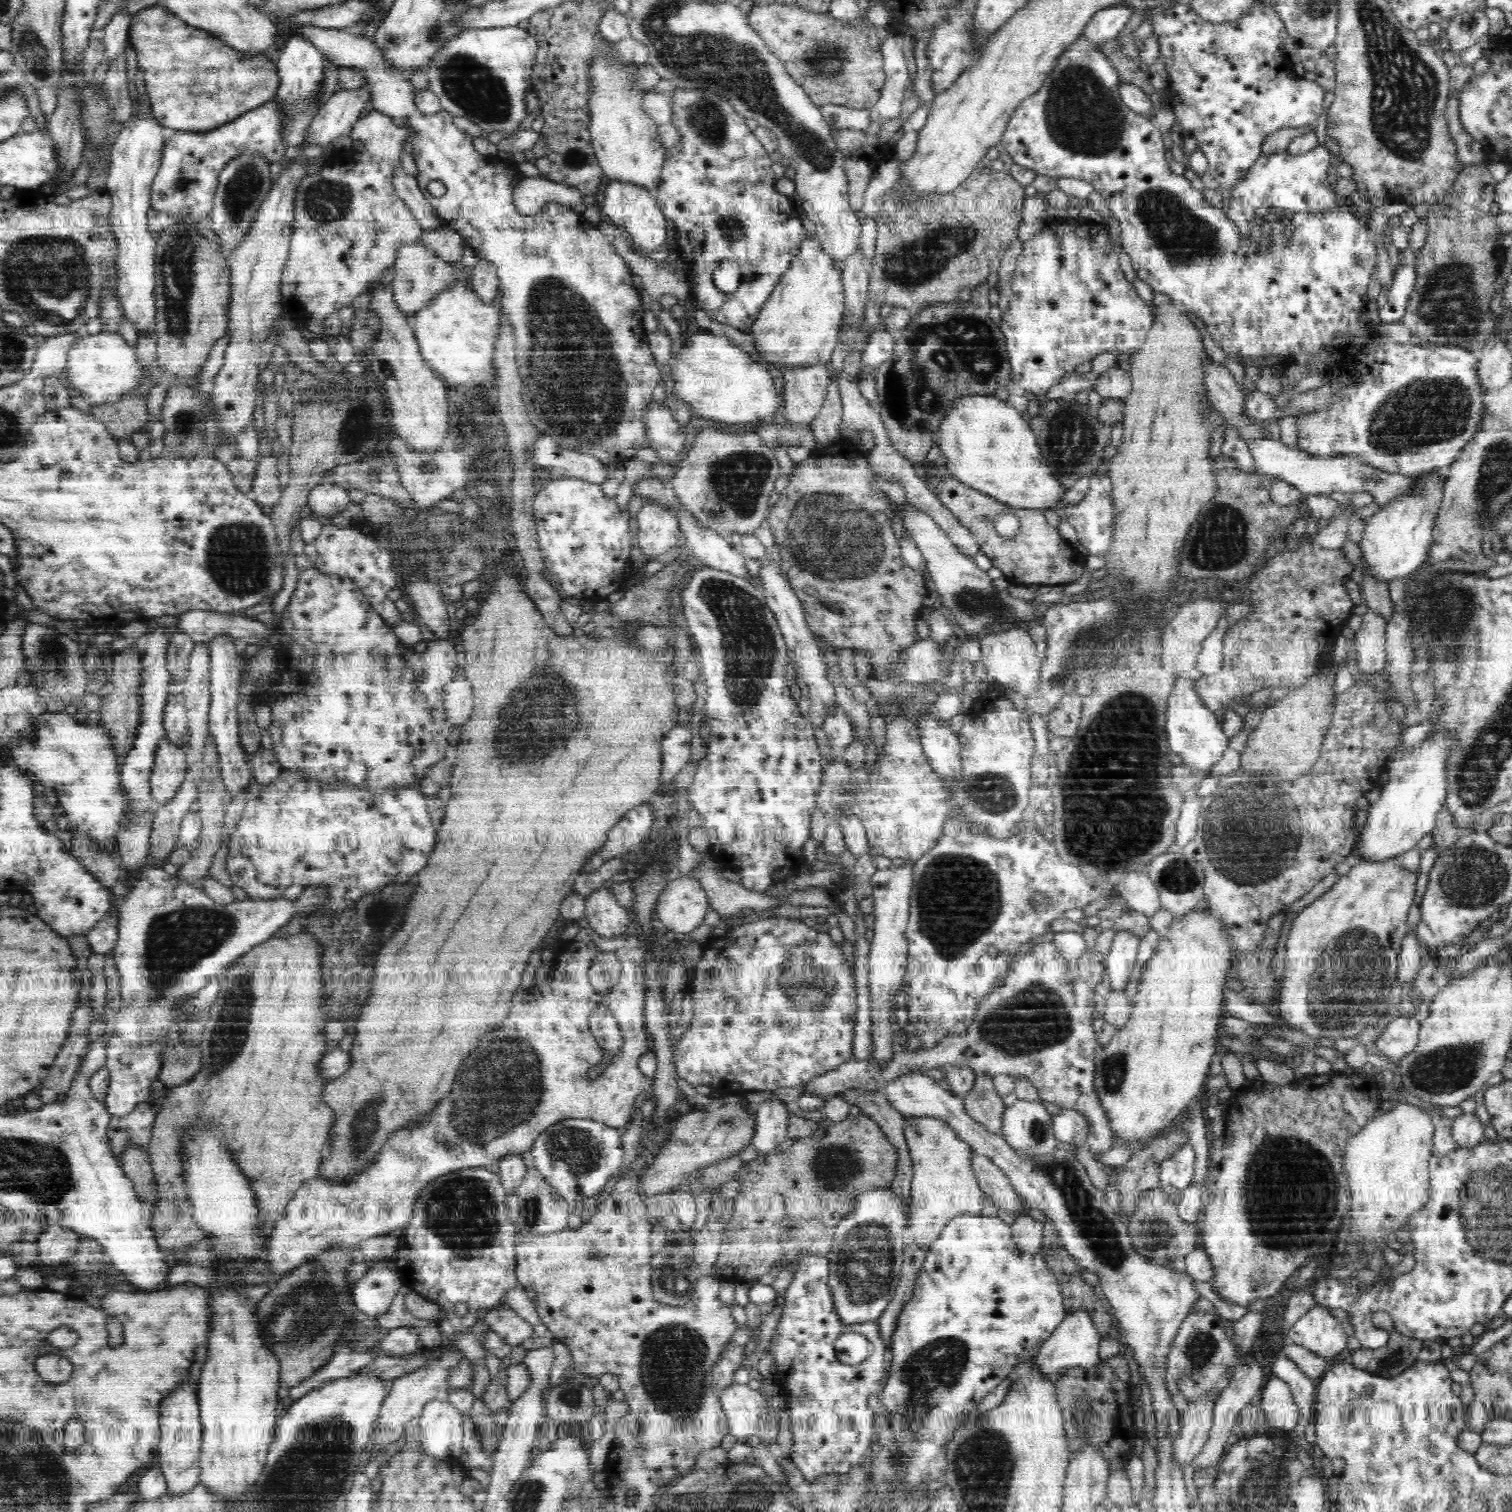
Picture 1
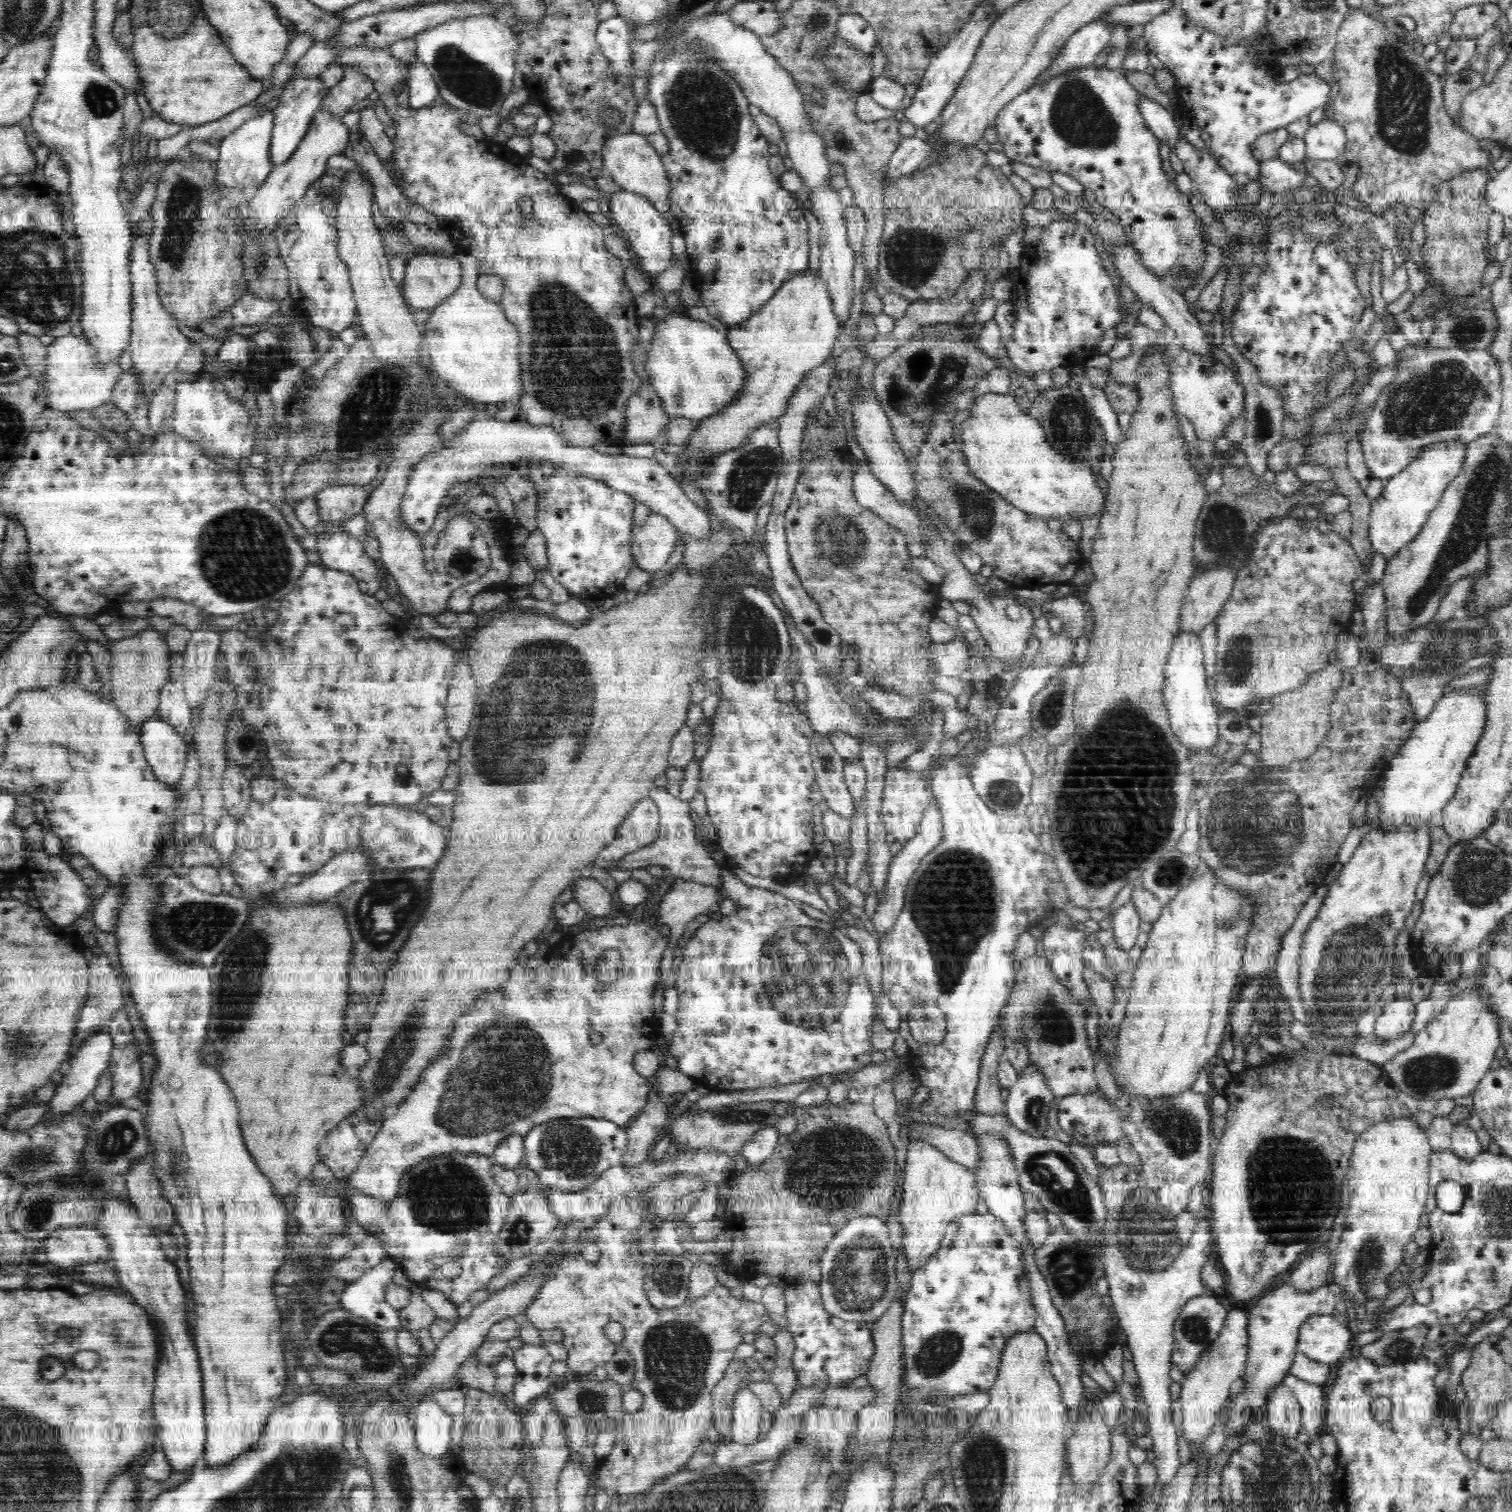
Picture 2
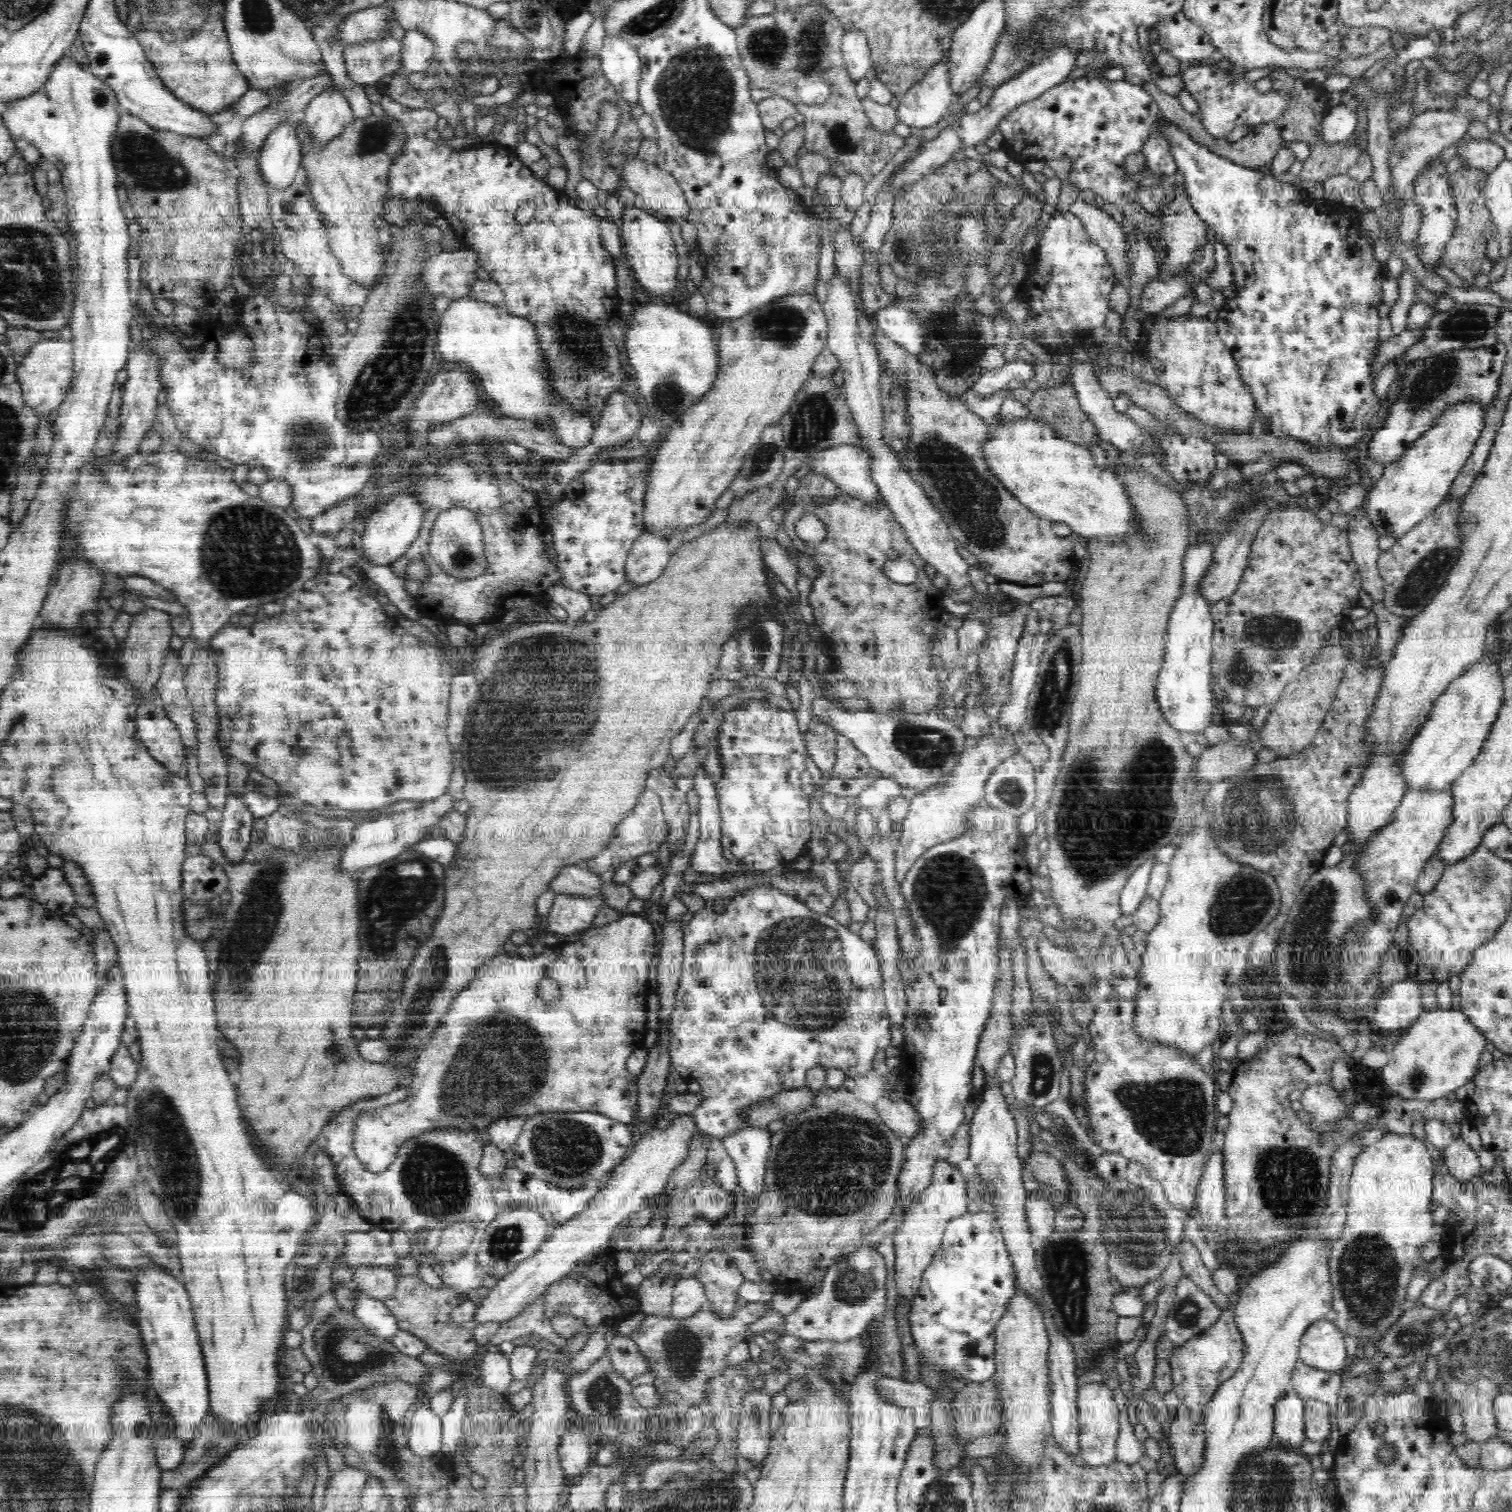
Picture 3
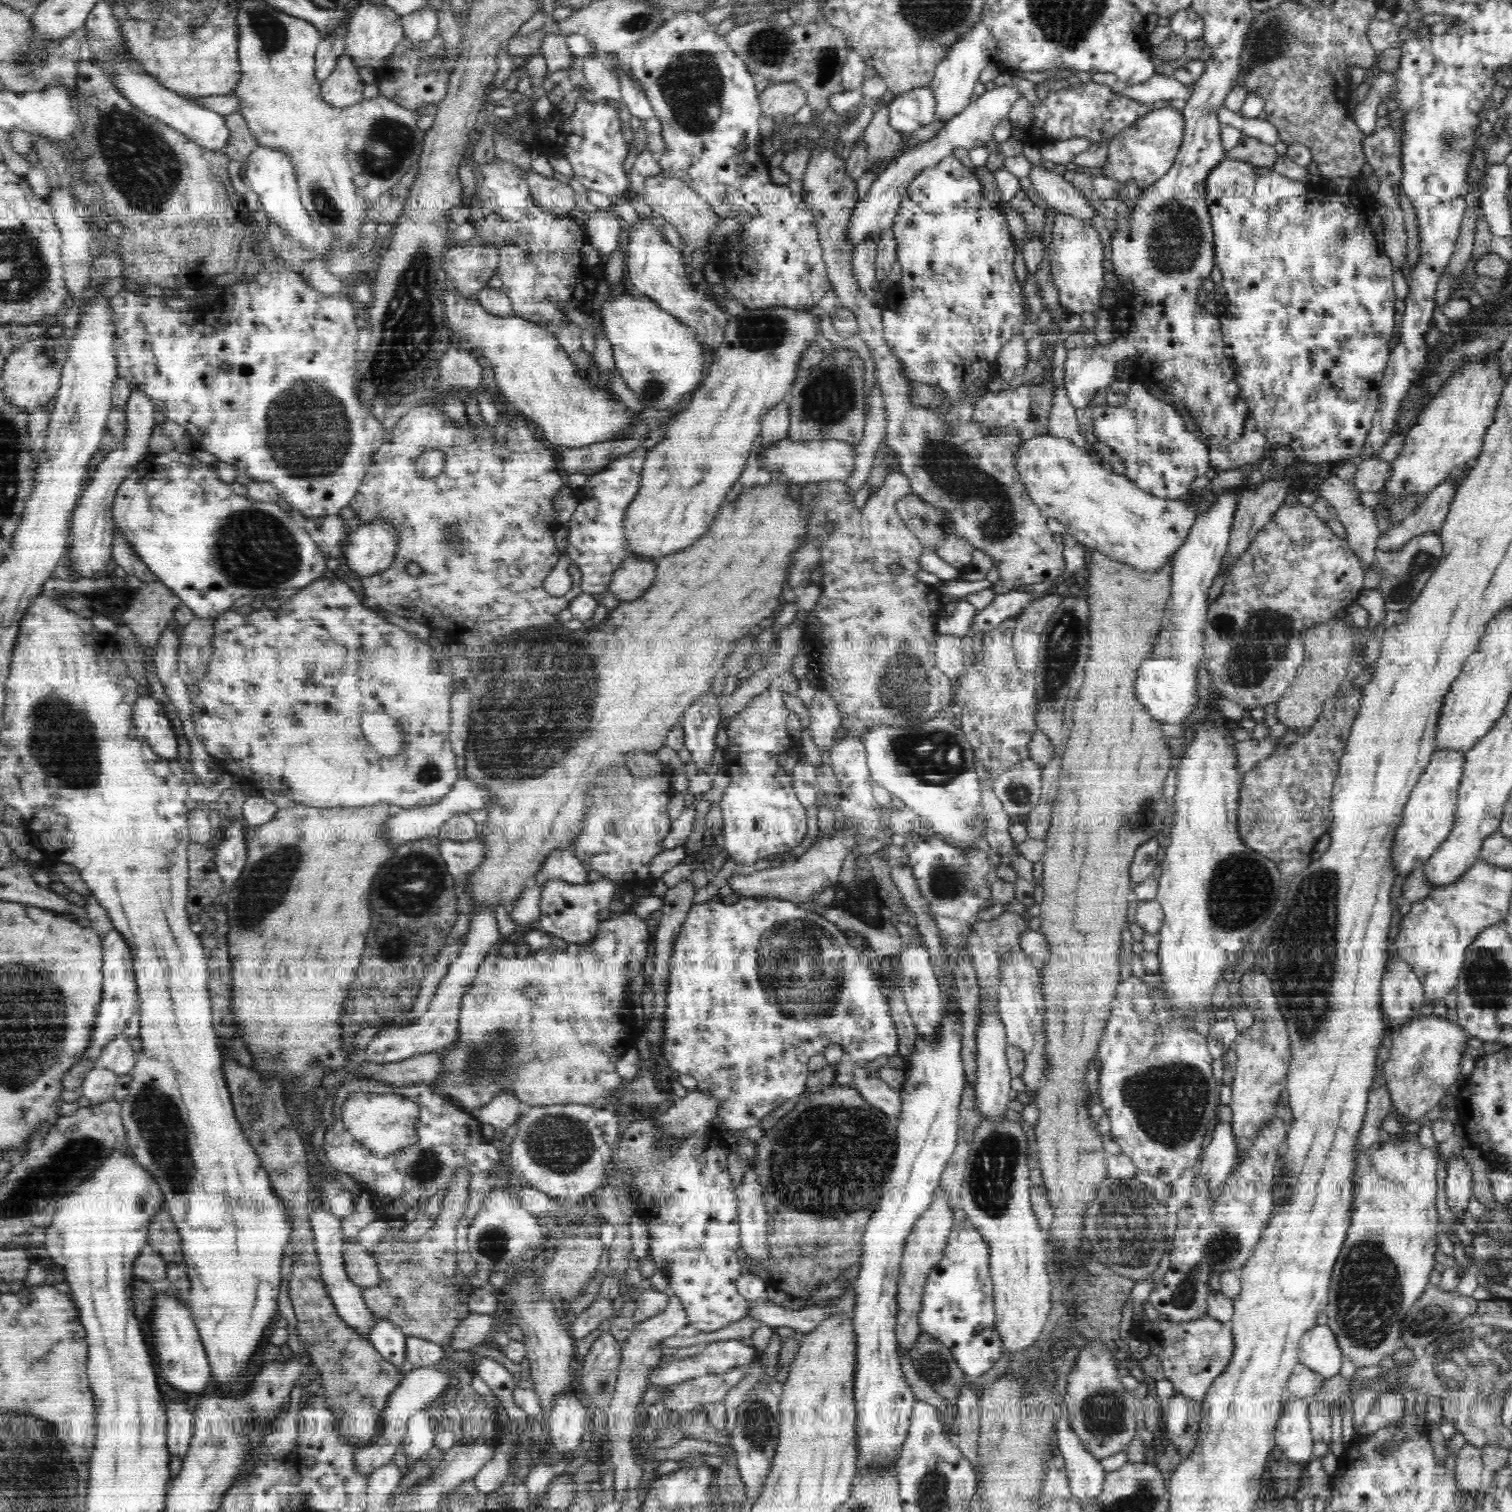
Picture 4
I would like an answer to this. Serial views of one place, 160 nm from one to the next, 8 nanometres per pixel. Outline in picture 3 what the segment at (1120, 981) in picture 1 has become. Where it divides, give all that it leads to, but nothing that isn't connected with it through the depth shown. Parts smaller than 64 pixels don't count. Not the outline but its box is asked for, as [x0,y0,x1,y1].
[1119,858,1156,916]

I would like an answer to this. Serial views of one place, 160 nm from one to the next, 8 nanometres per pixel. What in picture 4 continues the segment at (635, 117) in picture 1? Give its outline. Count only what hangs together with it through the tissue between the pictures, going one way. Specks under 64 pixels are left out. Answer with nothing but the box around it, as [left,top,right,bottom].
[639,174,720,258]

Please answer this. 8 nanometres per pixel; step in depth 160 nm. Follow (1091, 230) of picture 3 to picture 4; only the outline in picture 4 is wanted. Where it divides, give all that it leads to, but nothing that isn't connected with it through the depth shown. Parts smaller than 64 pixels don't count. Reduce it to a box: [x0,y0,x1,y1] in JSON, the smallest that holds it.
[1029,164,1097,224]

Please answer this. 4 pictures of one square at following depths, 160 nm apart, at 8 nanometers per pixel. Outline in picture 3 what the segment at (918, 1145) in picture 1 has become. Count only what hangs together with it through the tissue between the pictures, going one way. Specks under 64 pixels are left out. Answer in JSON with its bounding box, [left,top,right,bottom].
[893,1161,968,1305]

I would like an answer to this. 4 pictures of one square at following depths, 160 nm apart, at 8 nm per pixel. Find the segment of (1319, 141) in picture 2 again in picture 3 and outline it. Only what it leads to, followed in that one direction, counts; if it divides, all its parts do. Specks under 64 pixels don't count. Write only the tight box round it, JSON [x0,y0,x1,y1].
[1320,105,1356,143]

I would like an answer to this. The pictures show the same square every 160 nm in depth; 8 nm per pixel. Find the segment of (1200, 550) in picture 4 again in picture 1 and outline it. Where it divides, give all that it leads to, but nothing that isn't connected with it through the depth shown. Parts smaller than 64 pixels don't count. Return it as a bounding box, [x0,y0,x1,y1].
[1165,676,1229,776]

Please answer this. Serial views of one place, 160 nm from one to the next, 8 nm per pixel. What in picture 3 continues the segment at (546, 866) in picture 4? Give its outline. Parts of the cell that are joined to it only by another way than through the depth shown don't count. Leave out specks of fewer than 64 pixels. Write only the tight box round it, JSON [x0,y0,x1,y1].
[549,863,603,898]

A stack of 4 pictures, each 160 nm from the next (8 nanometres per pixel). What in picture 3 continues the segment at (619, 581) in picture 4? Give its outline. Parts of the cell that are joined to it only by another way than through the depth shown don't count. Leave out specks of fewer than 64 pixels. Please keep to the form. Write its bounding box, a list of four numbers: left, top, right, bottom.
[624,534,671,586]

